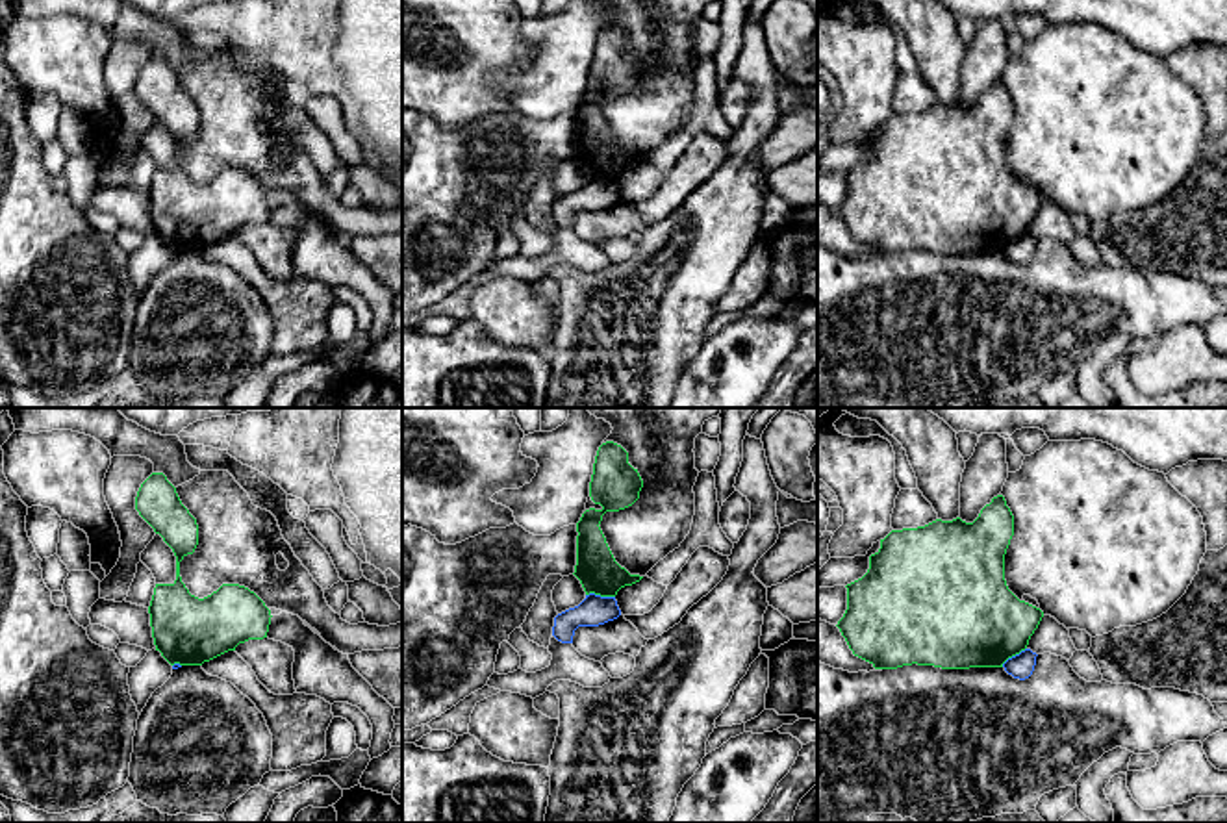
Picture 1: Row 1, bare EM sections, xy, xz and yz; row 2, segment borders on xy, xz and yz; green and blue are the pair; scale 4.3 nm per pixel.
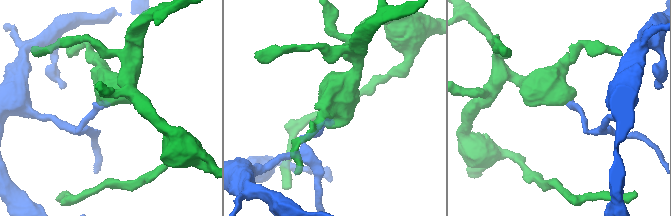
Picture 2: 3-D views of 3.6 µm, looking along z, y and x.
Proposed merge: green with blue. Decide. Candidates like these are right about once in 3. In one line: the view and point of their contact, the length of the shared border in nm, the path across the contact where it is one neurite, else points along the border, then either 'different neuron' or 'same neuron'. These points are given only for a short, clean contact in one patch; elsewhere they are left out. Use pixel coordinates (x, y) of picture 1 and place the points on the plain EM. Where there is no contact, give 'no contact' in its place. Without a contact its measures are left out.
meets green in xz at (601, 180); contact 130 nm long; border along xz (586, 178), (614, 182); different neuron

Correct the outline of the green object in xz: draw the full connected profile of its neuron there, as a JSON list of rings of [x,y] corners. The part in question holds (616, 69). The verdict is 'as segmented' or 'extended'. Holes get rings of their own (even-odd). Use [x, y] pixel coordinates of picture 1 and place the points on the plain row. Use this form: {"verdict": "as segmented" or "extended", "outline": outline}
{"verdict": "as segmented", "outline": [[[614,26],[602,28],[589,67],[589,82],[602,93],[586,95],[576,108],[576,150],[573,159],[580,165],[586,180],[615,182],[621,172],[643,163],[630,159],[615,146],[599,111],[606,96],[632,91],[639,83],[641,72],[643,65],[638,54],[628,48],[628,37]]]}

